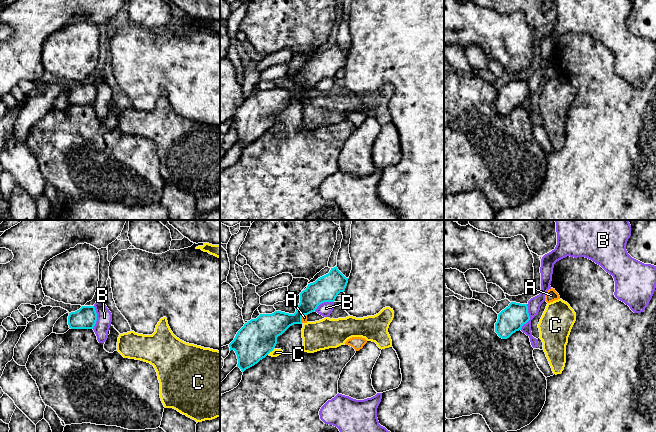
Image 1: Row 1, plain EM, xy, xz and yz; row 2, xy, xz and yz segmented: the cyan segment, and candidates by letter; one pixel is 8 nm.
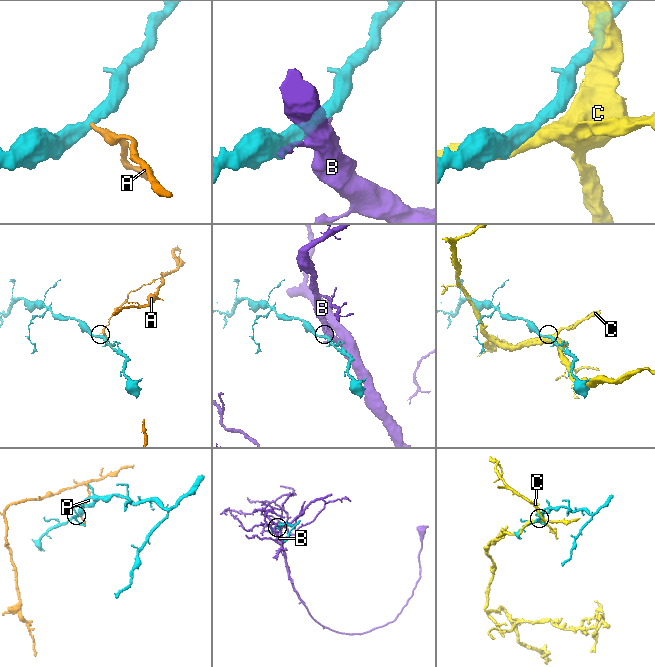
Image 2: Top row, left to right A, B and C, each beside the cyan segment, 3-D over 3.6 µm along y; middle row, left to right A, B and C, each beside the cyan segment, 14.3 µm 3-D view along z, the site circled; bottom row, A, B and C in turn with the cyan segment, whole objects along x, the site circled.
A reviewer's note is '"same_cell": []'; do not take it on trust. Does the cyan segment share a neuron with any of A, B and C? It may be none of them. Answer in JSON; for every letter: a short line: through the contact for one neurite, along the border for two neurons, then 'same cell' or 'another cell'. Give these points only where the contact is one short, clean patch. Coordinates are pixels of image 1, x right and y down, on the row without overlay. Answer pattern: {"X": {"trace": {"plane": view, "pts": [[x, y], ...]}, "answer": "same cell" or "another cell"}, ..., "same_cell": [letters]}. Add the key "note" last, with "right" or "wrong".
{"A": {"trace": {"plane": "xz", "pts": [[306, 90], [302, 92], [301, 98]]}, "answer": "another cell"}, "B": {"trace": {"plane": "yz", "pts": [[527, 80], [529, 95], [520, 105]]}, "answer": "another cell"}, "C": {"answer": "another cell"}, "same_cell": [], "note": "right"}

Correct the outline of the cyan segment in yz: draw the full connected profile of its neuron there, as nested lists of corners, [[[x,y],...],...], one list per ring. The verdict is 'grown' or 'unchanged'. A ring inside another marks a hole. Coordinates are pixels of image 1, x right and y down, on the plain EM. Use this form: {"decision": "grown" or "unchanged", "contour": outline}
{"decision": "unchanged", "contour": [[[511,78],[508,83],[498,90],[495,108],[502,115],[509,114],[530,96],[527,80]]]}

